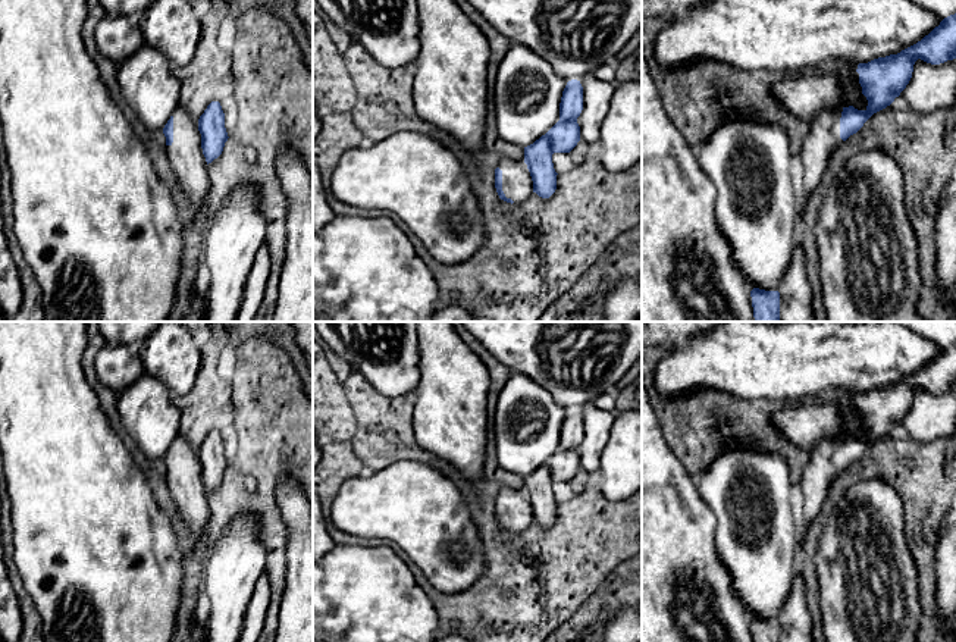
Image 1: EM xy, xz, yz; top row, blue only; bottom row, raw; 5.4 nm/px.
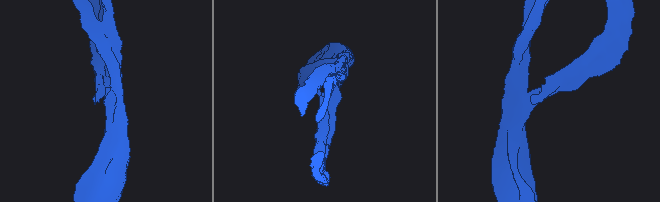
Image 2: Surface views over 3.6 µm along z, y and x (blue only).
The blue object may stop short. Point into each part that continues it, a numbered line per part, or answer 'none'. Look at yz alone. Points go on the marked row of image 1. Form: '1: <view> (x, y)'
1: yz (823, 140)

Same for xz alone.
1: xz (517, 184)

